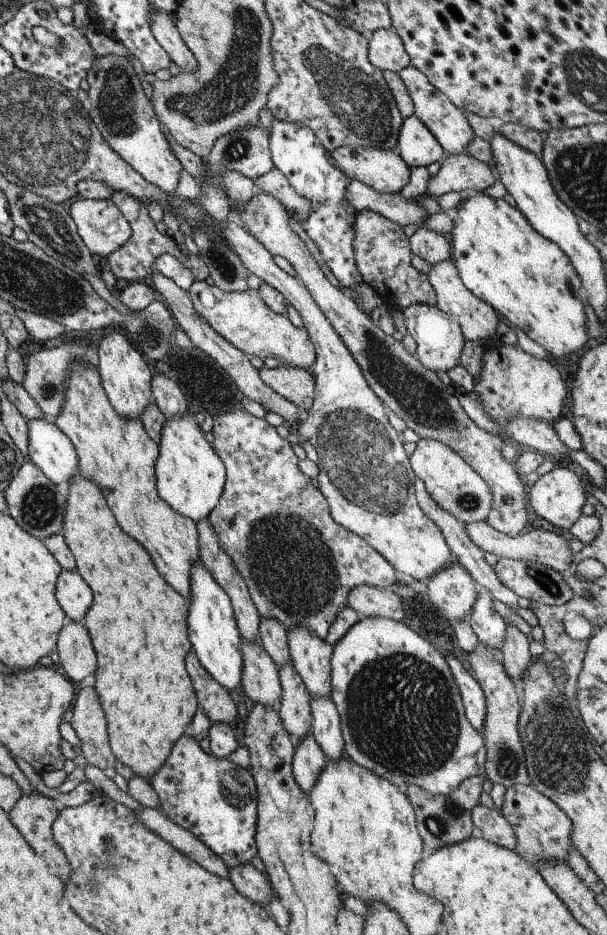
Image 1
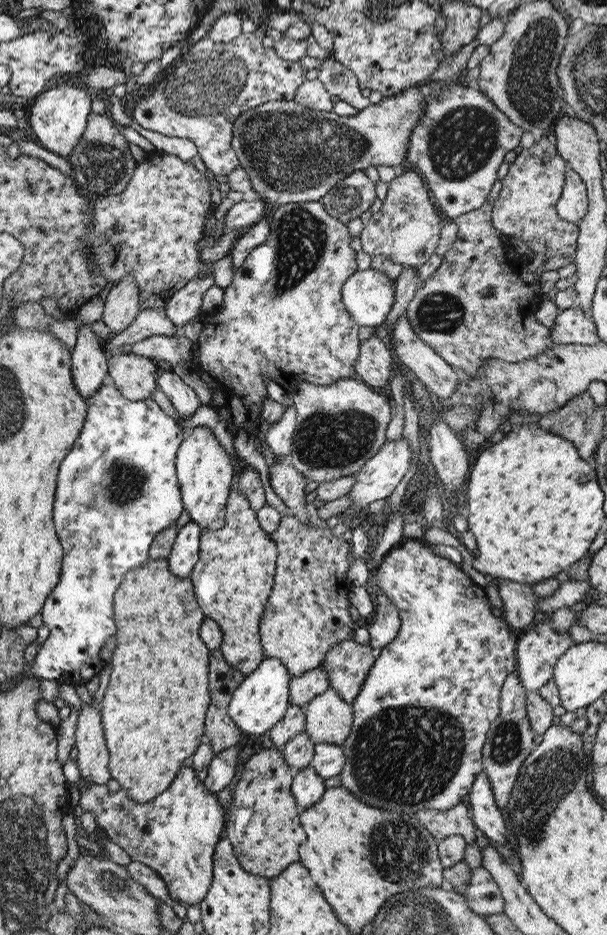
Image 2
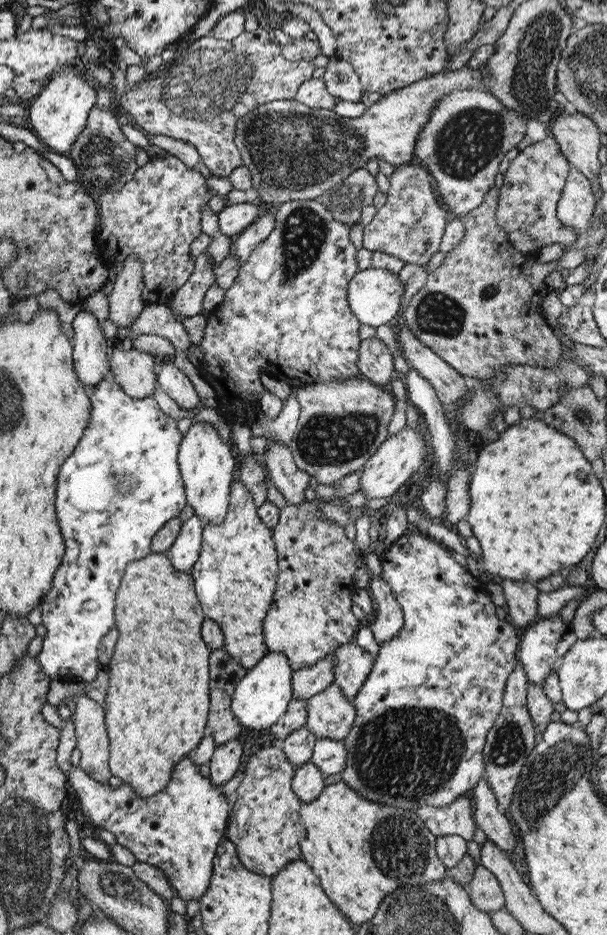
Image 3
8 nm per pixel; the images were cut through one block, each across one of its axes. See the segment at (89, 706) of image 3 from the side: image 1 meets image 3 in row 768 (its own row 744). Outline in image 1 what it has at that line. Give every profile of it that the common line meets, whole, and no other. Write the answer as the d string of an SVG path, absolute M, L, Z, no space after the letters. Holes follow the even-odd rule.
M94 688L76 690L71 708L70 724L79 740L83 758L112 779L116 774L116 759L109 748L106 722Z

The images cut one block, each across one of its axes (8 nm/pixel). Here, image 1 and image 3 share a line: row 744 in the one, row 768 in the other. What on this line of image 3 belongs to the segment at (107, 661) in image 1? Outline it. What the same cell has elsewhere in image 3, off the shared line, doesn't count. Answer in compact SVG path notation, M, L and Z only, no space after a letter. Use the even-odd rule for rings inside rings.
M150 552L135 562L129 562L129 566L125 568L122 574L120 585L118 586L115 602L114 602L114 624L119 630L115 648L113 648L113 656L107 665L108 669L108 688L105 691L105 701L102 704L104 708L104 723L108 736L108 768L113 776L117 776L122 780L123 785L129 785L139 798L145 798L154 795L160 791L165 784L169 782L173 768L176 766L181 757L189 755L189 753L199 744L202 736L206 732L206 716L209 706L209 690L207 690L207 646L203 644L203 640L199 638L199 626L201 626L203 614L199 610L197 598L193 586L193 579L190 573L182 573L173 570L167 554L153 554Z

